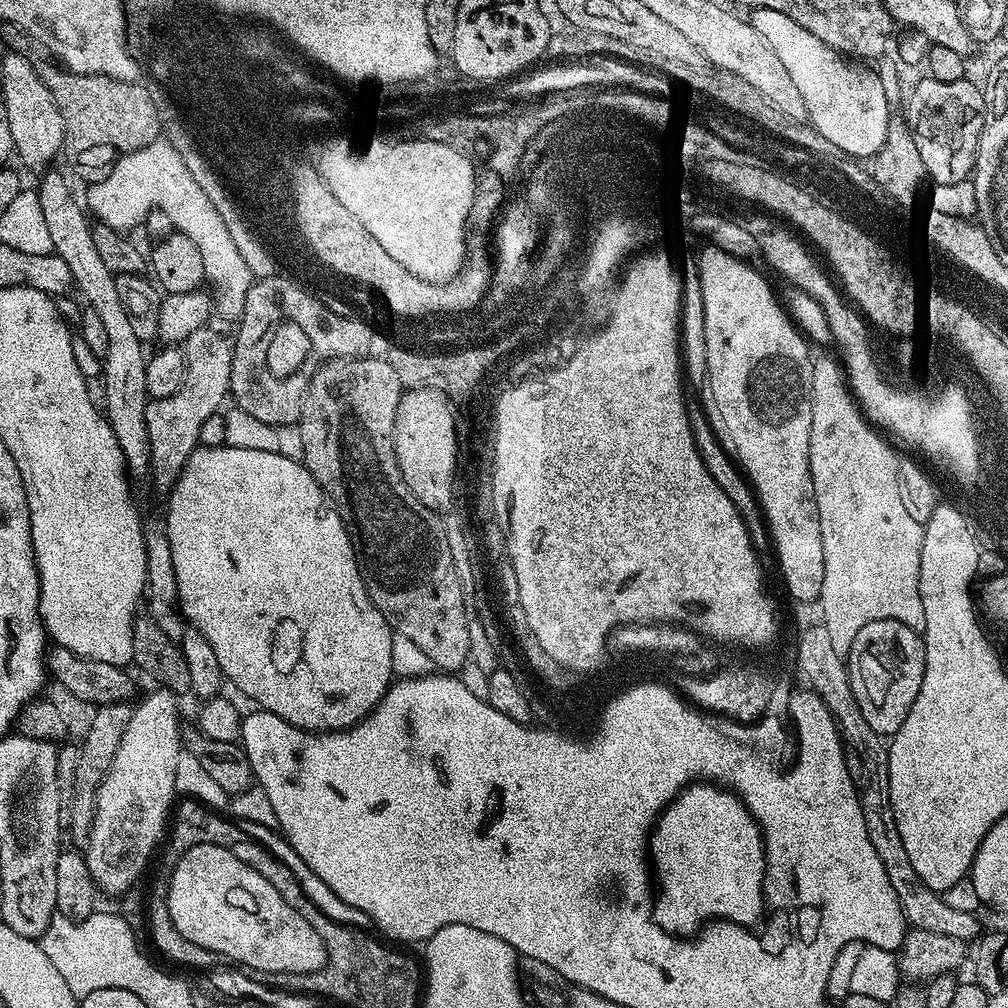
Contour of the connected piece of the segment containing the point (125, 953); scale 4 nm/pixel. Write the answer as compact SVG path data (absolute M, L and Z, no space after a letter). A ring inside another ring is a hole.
M97 910L85 920L77 921L57 914L39 936L38 943L46 958L54 962L59 983L68 987L69 997L79 998L107 988L136 994L136 988L140 988L140 980L132 980L132 976L140 976L140 964L136 964L136 960L146 955L145 949L136 945L131 926L112 912Z

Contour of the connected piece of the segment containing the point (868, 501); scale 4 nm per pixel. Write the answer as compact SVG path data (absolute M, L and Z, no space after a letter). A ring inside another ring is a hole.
M835 355L812 357L812 421L808 461L814 482L814 498L822 530L822 550L826 574L822 582L818 607L822 623L830 630L834 650L847 657L850 646L862 630L875 620L923 621L918 570L924 529L910 518L898 494L898 453L883 440L885 437L865 419L860 405L853 399L845 369Z

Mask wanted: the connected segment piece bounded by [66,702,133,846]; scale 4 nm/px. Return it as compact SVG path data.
M128 702L118 704L101 704L95 709L92 721L88 724L88 733L80 744L80 757L76 763L76 777L70 789L72 805L66 808L66 828L72 831L73 845L84 846L88 842L88 831L94 822L96 809L96 792L104 773L108 771L110 762L114 762L114 753L118 751L118 742L122 742L122 734L126 730L126 722L130 722L133 705Z

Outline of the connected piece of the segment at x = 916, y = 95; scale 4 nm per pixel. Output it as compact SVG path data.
M923 78L912 88L908 96L906 119L922 154L922 162L928 171L928 180L936 184L953 184L969 179L976 164L976 151L984 136L984 94L968 78L958 82L938 82Z

